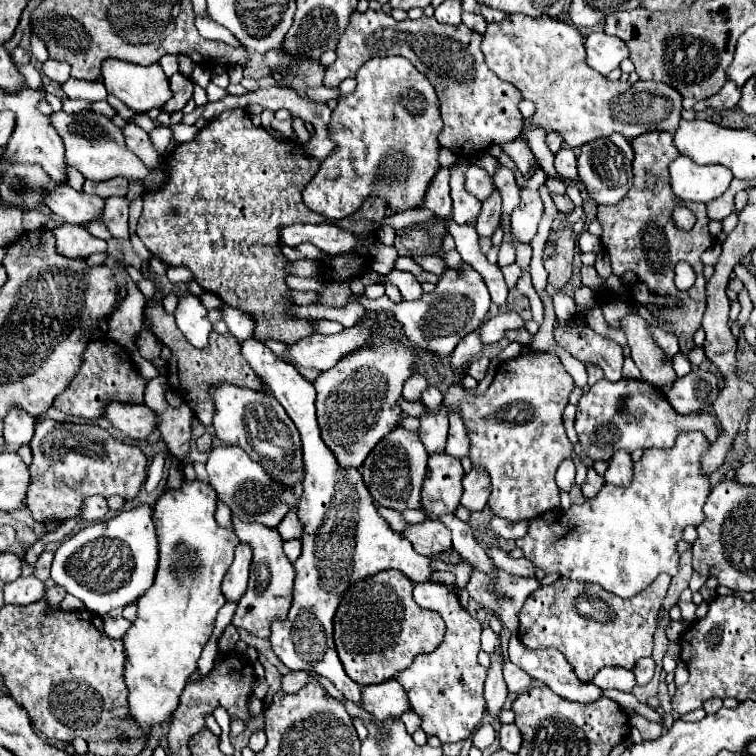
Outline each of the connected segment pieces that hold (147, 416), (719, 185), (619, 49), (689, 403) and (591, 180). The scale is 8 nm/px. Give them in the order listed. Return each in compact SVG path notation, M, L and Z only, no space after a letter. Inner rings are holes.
M111 402L107 406L105 418L109 418L111 424L119 428L125 436L135 440L149 438L157 430L157 414L145 404Z
M679 156L669 166L671 190L679 200L711 202L719 198L733 180L733 174L725 166L699 166L687 156Z
M593 32L585 38L587 64L599 74L607 76L611 70L619 68L621 60L629 58L629 48L617 36L607 36L605 32Z
M693 370L683 378L677 378L671 390L667 392L669 404L681 412L699 412L699 410L711 410L715 398L719 394L719 378L711 372Z
M611 134L607 138L597 138L581 146L581 154L577 158L579 164L579 178L587 186L589 196L597 204L617 204L625 198L629 188L633 186L633 150L627 138L621 134Z

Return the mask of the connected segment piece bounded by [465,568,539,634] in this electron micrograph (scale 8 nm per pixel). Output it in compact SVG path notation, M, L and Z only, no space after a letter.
M497 568L493 578L495 582L491 584L491 576L485 576L479 570L473 570L465 590L479 606L493 610L493 614L499 616L499 620L511 630L511 634L517 634L517 626L519 626L517 614L523 602L527 600L527 596L539 588L539 580L517 578Z

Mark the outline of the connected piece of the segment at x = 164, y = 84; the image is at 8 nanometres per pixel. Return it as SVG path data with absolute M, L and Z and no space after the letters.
M105 60L103 62L103 84L109 94L119 98L135 114L145 114L151 108L163 108L165 102L173 96L169 88L169 78L165 76L159 64L137 66L137 64L127 64L121 60Z

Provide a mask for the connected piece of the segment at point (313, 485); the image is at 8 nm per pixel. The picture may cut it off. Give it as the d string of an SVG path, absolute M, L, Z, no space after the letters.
M245 340L241 354L257 376L269 386L273 396L287 410L301 434L303 450L303 494L299 498L297 516L303 524L301 556L293 562L293 602L289 614L271 626L271 648L289 670L313 670L329 678L347 700L361 704L361 686L353 682L337 656L333 642L333 616L343 598L343 592L361 578L373 576L381 570L399 570L413 582L427 582L431 576L431 560L413 550L403 534L393 532L379 516L373 498L363 484L359 468L337 466L337 458L325 446L315 420L315 390L291 364L279 362L275 354L257 340Z

